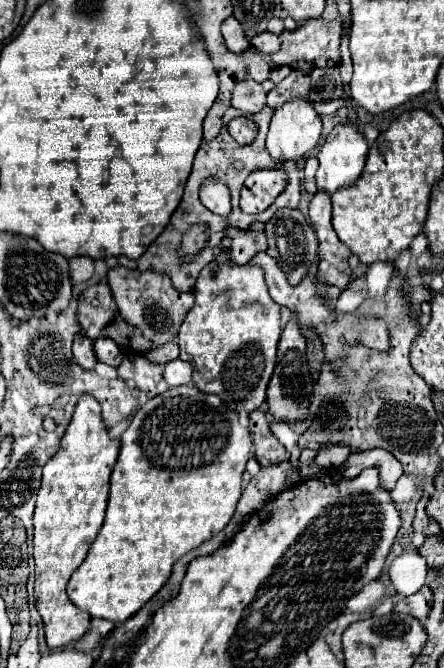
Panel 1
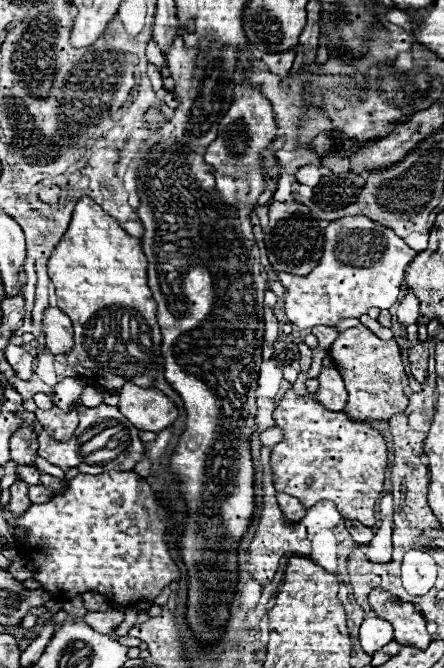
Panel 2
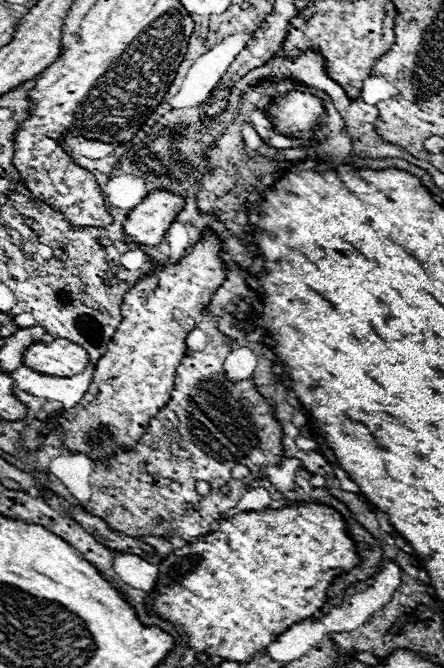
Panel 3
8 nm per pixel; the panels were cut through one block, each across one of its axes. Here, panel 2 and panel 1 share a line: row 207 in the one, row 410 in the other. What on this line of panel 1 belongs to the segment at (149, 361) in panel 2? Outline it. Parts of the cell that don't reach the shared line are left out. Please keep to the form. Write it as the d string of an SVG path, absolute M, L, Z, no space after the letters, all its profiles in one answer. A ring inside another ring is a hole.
M84 394L76 404L76 412L56 456L52 456L52 460L44 466L42 486L38 490L34 510L34 598L36 608L44 620L46 644L50 650L78 642L90 628L92 616L78 610L68 600L66 584L72 572L86 558L86 552L102 528L108 500L108 482L118 456L118 448L120 442L112 440L104 428L100 404L96 398Z

